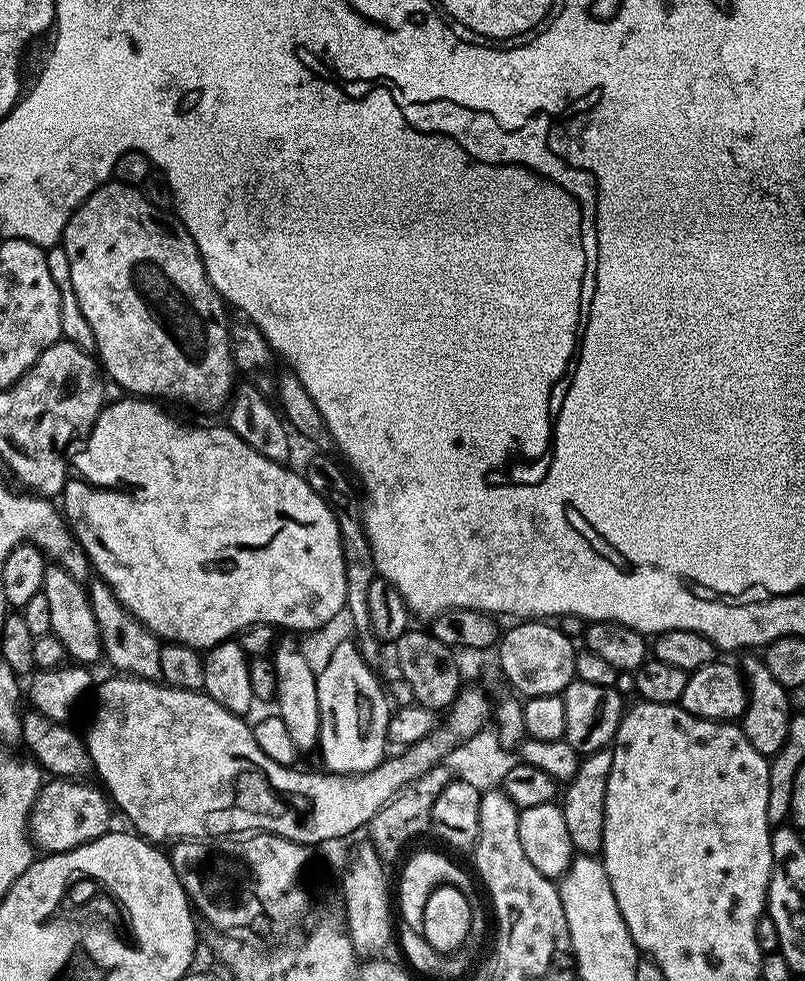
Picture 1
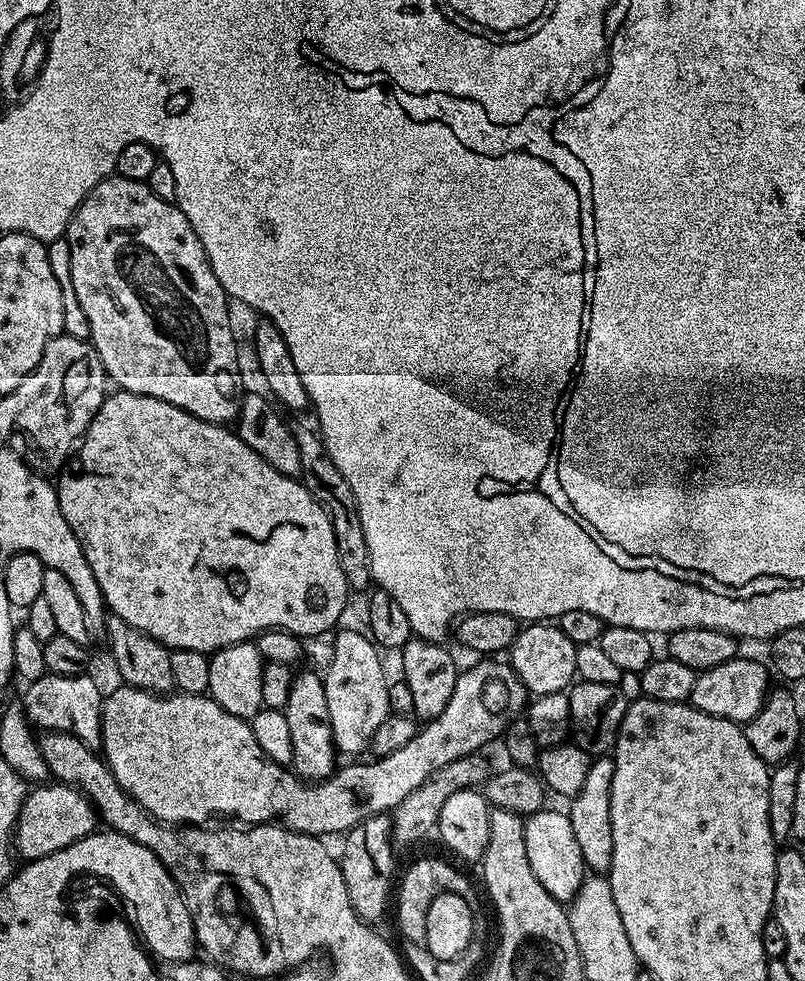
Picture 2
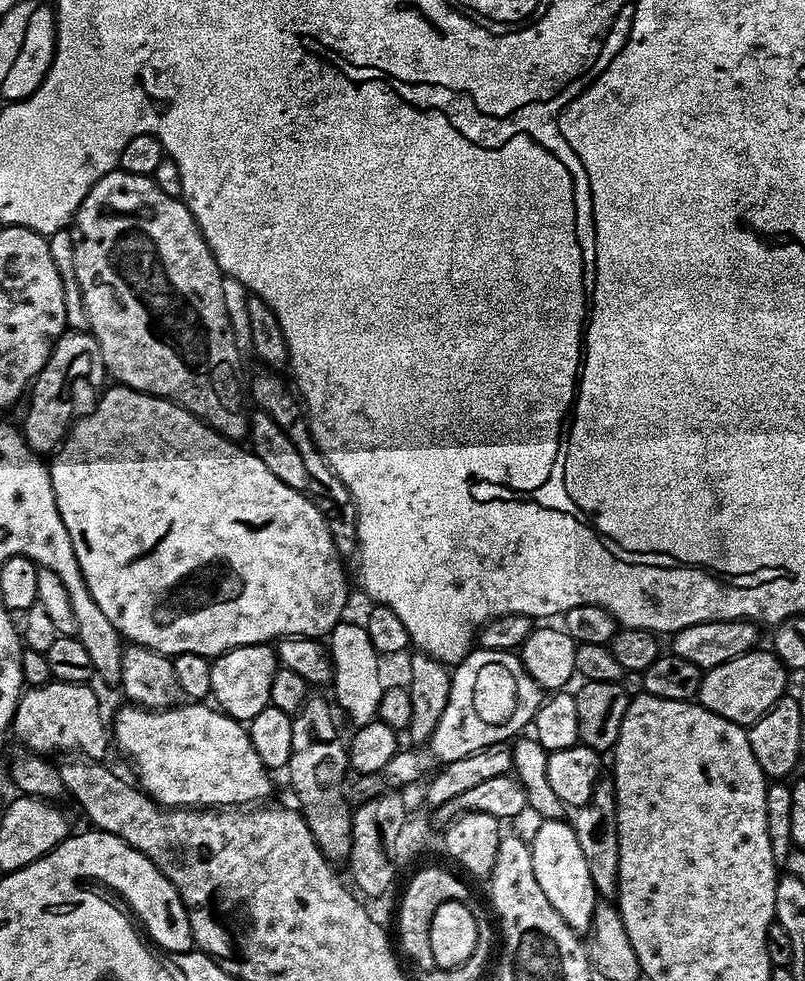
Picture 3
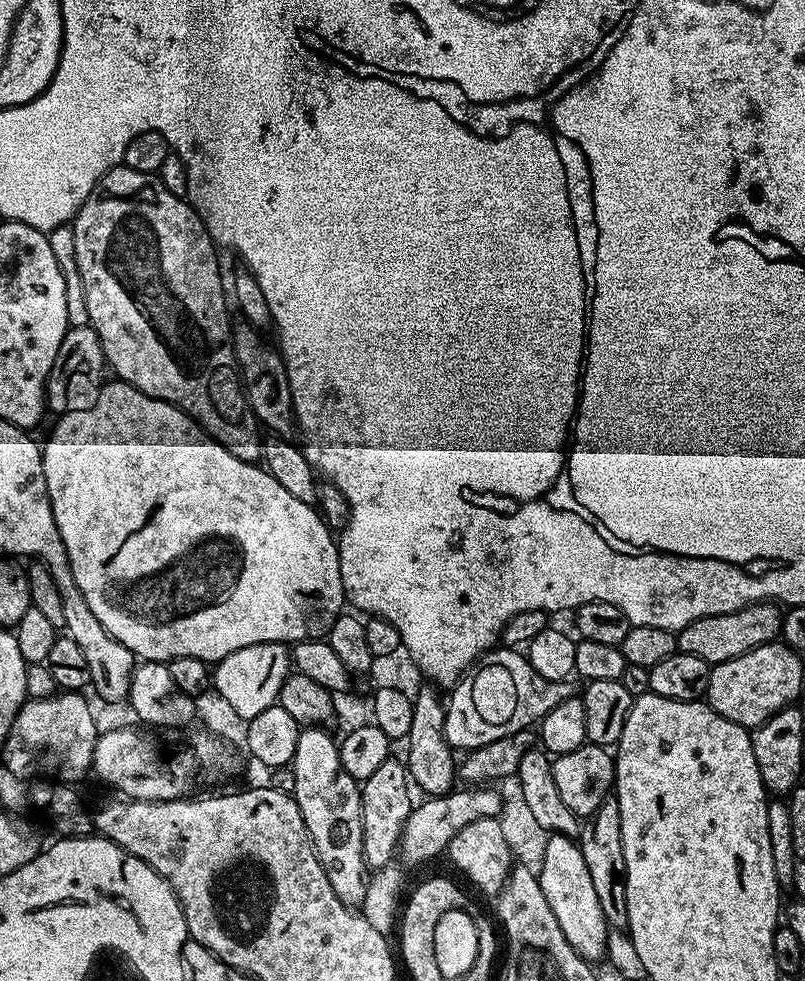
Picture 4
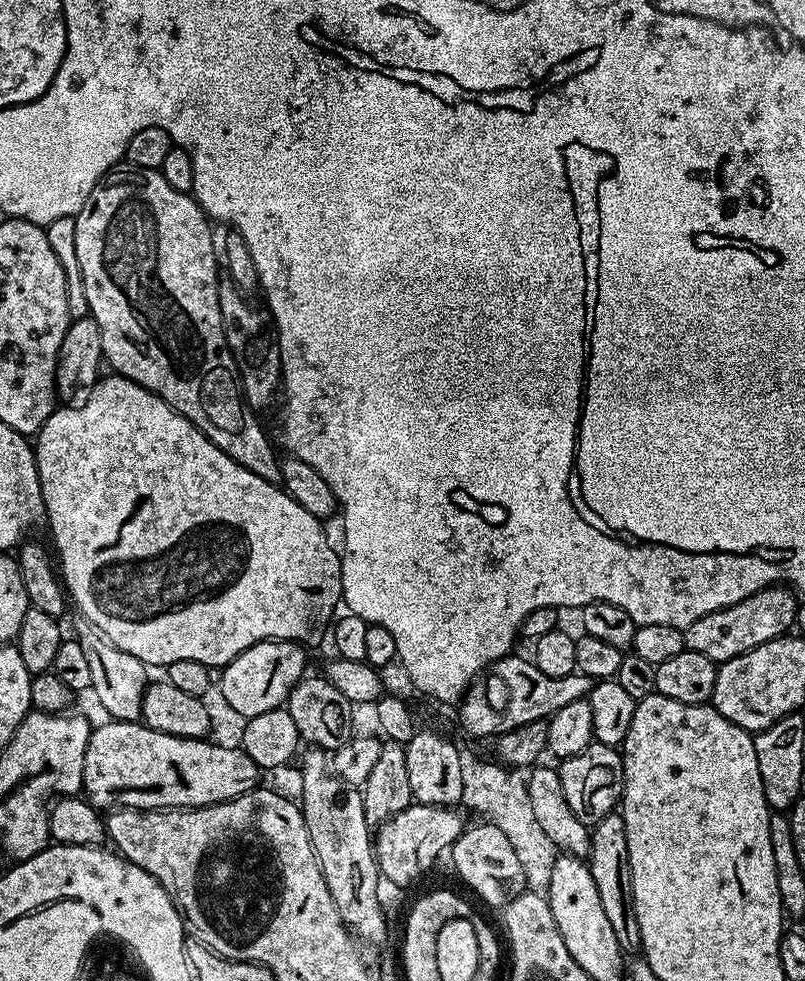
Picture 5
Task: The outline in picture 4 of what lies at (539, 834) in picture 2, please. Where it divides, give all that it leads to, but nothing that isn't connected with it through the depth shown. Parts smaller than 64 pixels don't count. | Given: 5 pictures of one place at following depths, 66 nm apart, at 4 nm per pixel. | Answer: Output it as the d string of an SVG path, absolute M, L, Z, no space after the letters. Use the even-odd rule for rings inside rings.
M549 835L538 879L546 902L550 902L550 910L554 910L554 918L558 918L562 934L566 934L566 942L574 946L582 959L589 962L603 961L608 955L610 925L602 914L602 902L598 902L590 870L586 870L586 858L582 858L579 843L573 837Z

